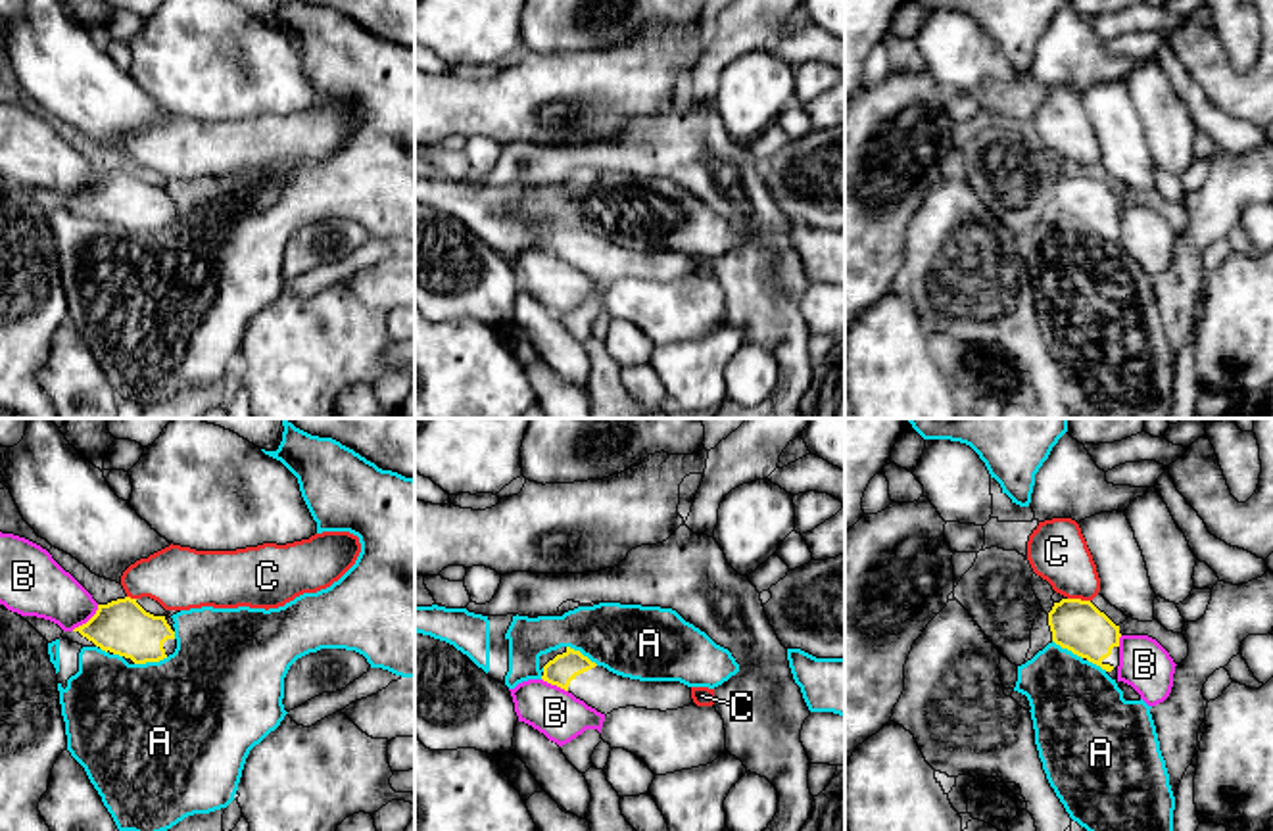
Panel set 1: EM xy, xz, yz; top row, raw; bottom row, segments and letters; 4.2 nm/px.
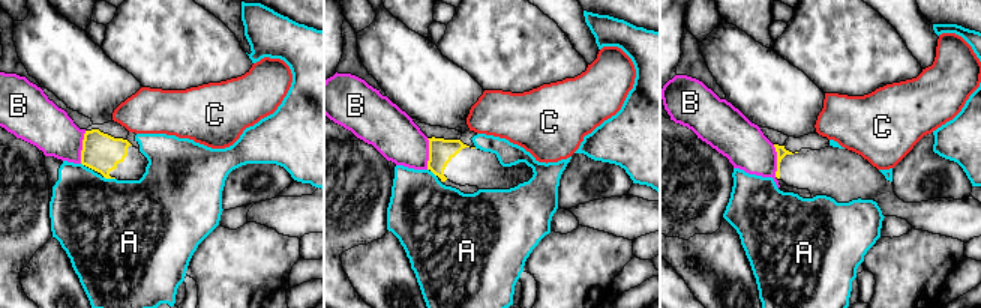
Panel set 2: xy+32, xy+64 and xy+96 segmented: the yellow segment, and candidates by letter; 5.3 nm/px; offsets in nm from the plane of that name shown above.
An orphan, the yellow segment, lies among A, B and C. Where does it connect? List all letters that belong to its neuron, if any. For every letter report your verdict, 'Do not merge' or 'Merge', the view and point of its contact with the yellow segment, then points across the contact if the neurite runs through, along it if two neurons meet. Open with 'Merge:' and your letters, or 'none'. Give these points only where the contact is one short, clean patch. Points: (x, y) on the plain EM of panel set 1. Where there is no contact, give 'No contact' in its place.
Merge: none
A: Do not merge. Touches yellow at xy (150, 231)
B: Do not merge. Touches yellow at xy (89, 190)
C: Do not merge. Touches yellow at yz (1080, 169)

